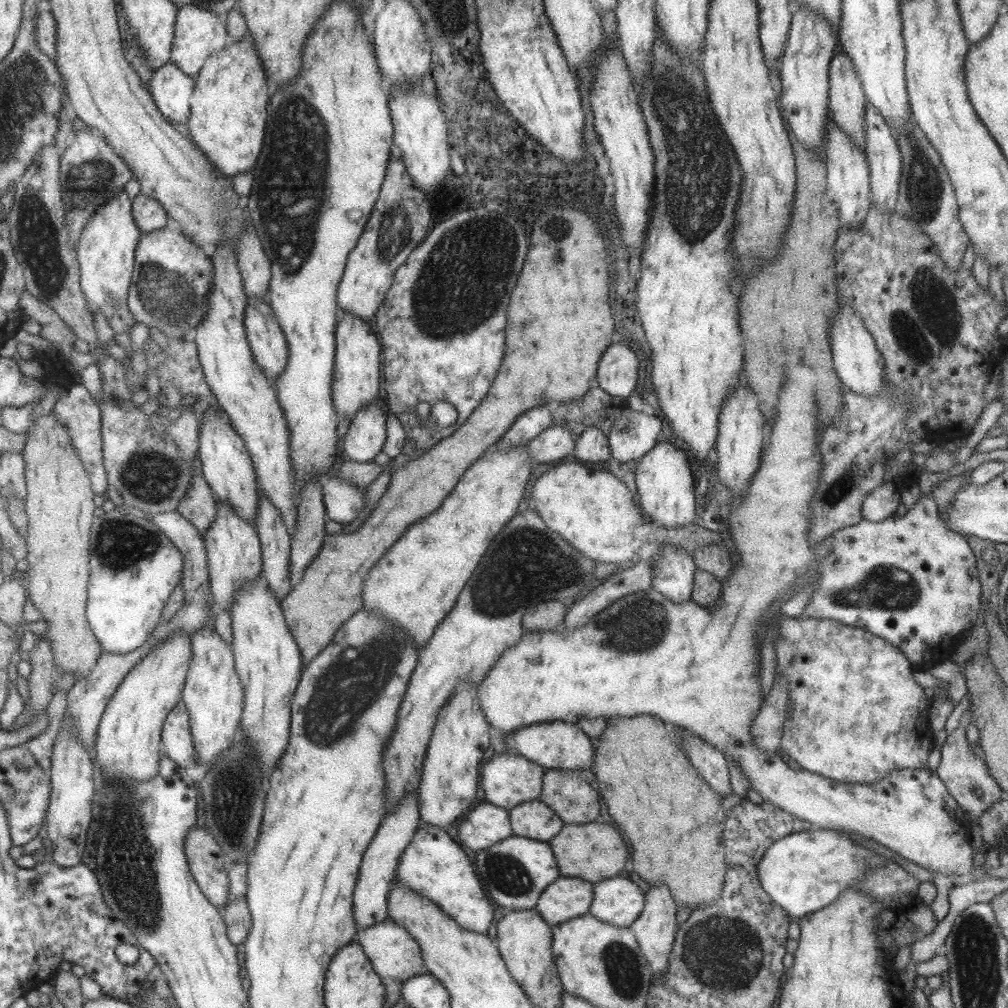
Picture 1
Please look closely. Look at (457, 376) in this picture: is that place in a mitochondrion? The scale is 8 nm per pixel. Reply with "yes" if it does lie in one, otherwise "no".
no

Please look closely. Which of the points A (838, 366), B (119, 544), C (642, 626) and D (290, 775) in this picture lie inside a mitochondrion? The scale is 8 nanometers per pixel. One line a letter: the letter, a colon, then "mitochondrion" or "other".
A: other
B: mitochondrion
C: mitochondrion
D: other

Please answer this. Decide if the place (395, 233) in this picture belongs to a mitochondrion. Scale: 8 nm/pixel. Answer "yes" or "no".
yes

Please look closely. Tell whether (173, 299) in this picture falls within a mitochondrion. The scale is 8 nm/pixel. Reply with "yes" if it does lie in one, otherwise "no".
yes

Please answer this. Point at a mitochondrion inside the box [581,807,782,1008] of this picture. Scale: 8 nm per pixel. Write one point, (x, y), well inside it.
(715, 954)

